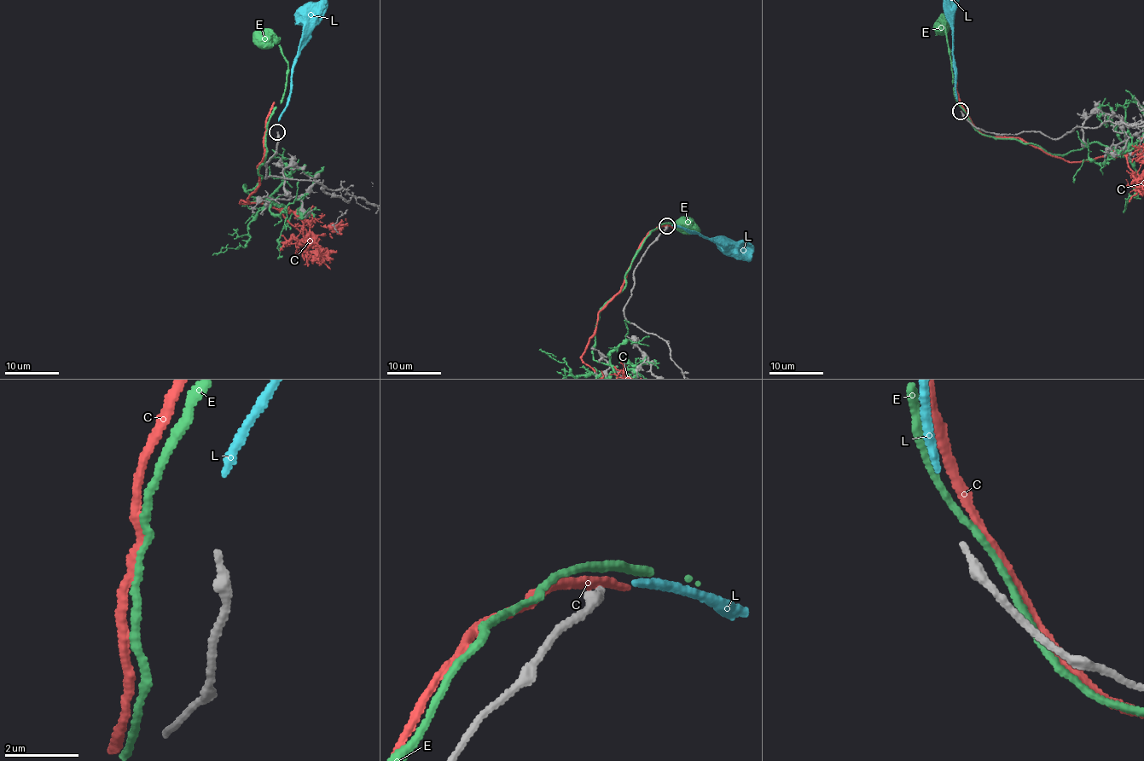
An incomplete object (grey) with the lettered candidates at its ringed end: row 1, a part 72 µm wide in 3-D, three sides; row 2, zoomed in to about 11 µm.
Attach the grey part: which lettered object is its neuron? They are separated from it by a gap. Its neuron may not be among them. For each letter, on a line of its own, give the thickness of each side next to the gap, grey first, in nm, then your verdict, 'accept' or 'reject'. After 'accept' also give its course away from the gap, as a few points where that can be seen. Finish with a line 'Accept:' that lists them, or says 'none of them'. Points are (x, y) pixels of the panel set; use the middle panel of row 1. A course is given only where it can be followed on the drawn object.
C: 220/220 nm | reject
E: 220/180 nm | reject
L: 220/200 nm | reject
Accept: none of them

